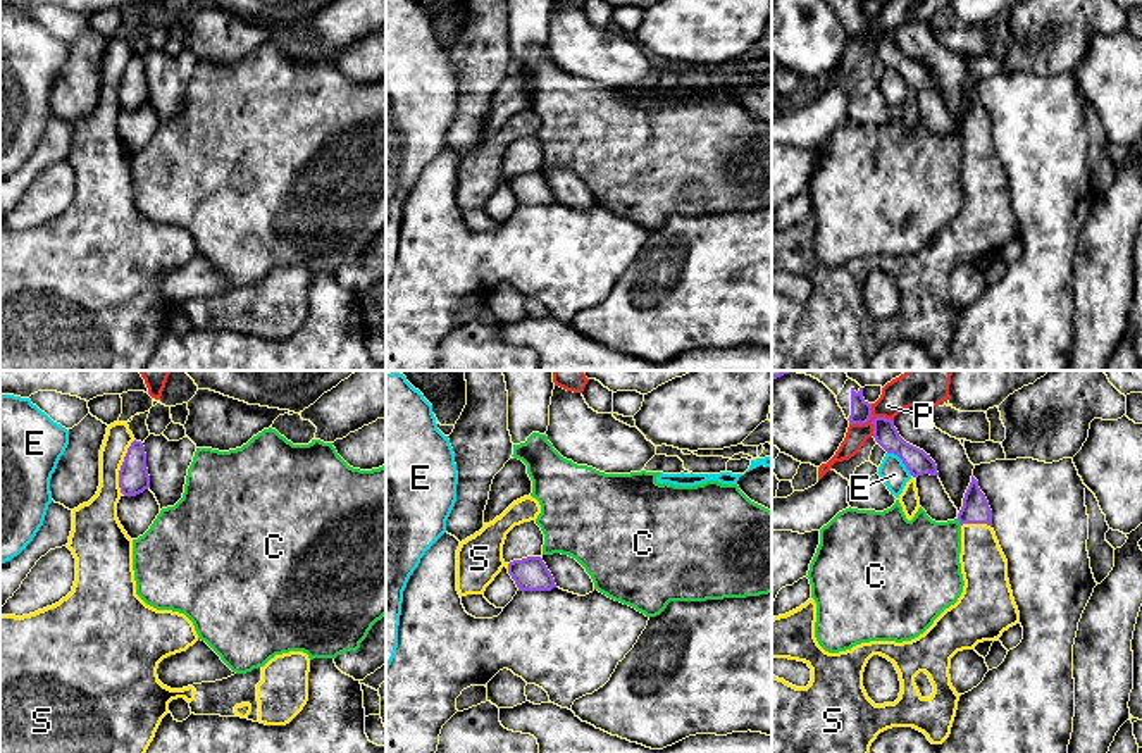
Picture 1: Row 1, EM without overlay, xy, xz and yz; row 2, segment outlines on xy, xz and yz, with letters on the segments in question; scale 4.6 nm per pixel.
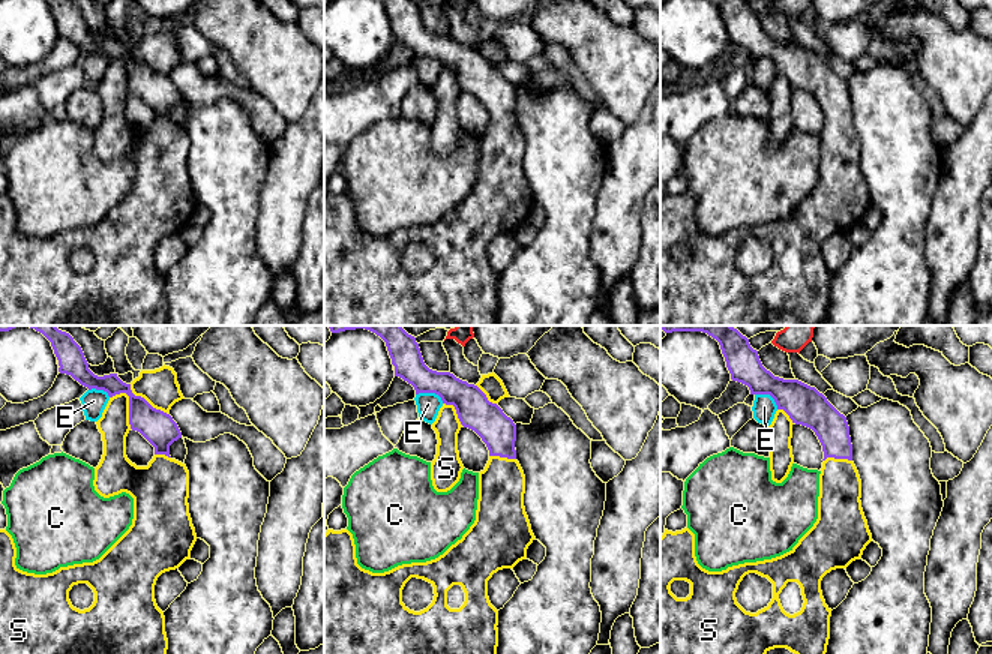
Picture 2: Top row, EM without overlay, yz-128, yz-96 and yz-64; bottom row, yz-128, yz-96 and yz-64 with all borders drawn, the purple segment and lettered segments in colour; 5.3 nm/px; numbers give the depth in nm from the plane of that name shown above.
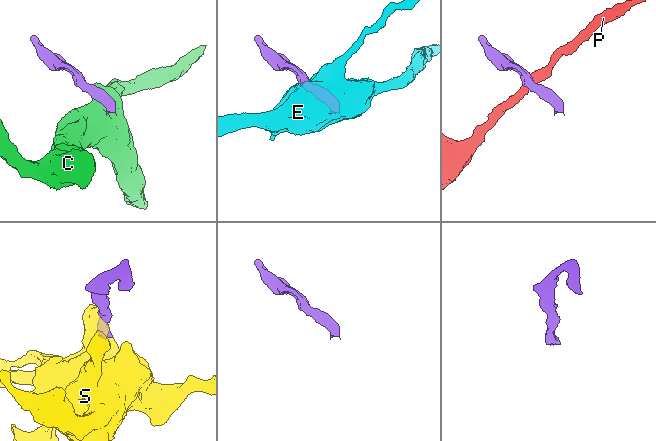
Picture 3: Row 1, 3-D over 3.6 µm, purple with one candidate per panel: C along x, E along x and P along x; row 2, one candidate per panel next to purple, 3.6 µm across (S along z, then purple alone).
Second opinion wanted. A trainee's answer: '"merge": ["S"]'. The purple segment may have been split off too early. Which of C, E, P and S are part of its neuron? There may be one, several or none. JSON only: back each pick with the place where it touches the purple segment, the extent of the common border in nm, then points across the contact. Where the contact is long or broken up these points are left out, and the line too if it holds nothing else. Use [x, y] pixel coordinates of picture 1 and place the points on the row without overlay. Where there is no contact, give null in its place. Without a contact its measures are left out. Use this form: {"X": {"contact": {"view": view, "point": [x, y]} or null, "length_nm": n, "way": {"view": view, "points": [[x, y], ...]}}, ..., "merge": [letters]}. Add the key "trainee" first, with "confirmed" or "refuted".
{"trainee": "confirmed", "S": {"contact": {"view": "xy", "point": [121, 81]}, "length_nm": 260}, "merge": ["S"]}

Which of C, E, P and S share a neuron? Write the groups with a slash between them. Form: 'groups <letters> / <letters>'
groups C / E / P / S

